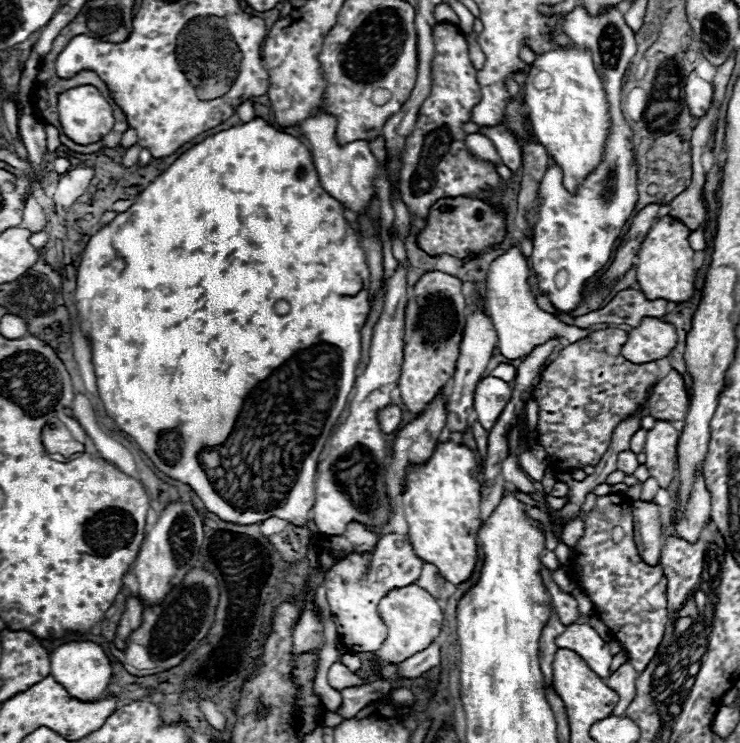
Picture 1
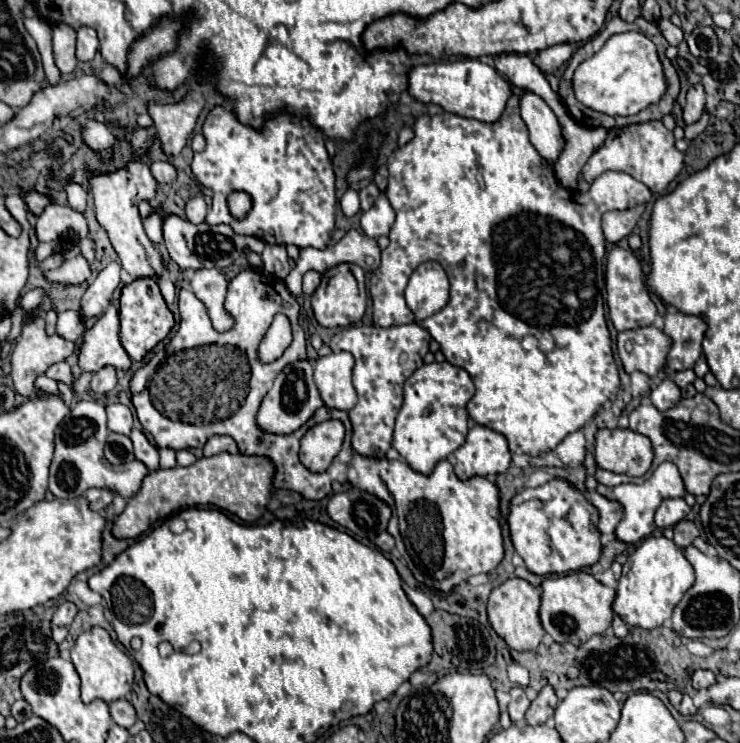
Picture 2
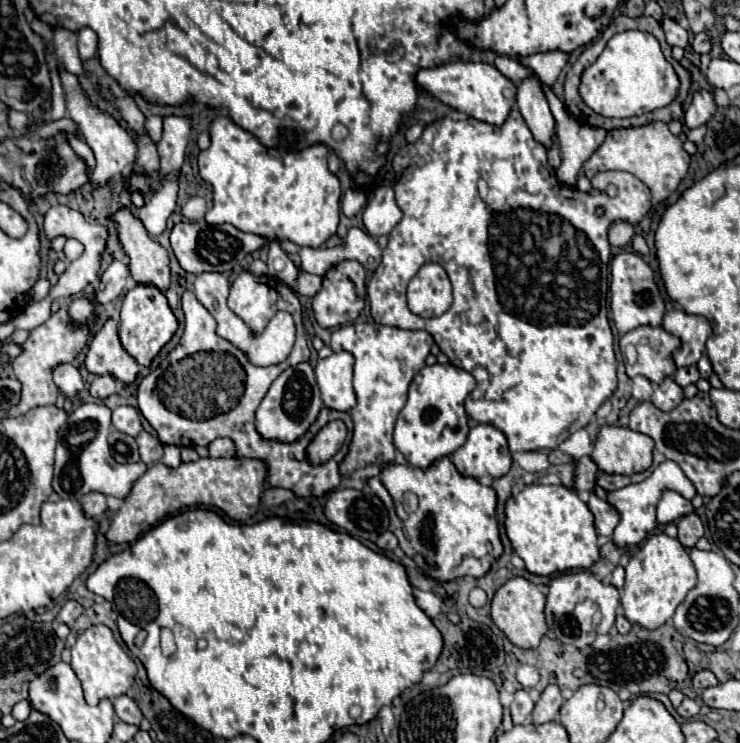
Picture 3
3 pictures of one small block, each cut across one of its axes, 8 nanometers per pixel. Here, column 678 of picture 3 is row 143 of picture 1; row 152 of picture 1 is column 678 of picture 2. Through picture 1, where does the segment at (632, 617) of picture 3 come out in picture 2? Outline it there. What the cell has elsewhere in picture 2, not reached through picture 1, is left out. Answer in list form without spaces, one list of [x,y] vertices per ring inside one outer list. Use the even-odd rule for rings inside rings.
[[[648,536],[628,556],[622,576],[618,580],[616,598],[612,610],[628,624],[644,630],[662,626],[672,616],[672,608],[682,600],[684,592],[692,586],[692,566],[684,560],[684,554],[676,544],[664,536]]]

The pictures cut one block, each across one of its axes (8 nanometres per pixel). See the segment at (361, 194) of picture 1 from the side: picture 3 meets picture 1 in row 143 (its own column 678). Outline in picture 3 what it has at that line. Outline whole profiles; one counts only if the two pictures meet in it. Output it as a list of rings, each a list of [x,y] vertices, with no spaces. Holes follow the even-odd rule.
[[[674,308],[664,314],[662,328],[682,340],[682,348],[674,354],[676,366],[698,364],[706,350],[706,340],[712,336],[712,326],[704,316],[692,316],[682,308]]]

